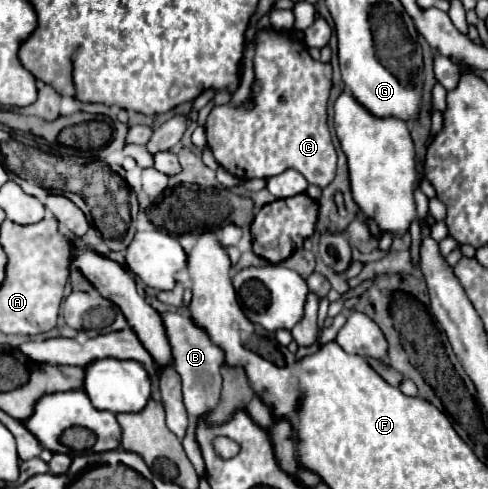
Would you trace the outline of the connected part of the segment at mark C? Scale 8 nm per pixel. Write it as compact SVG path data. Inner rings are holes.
M261 29L255 43L253 107L247 109L245 103L237 107L217 105L205 123L207 143L217 163L239 179L269 179L285 169L295 169L309 183L327 187L337 167L337 153L327 127L331 63L315 61L293 31Z

